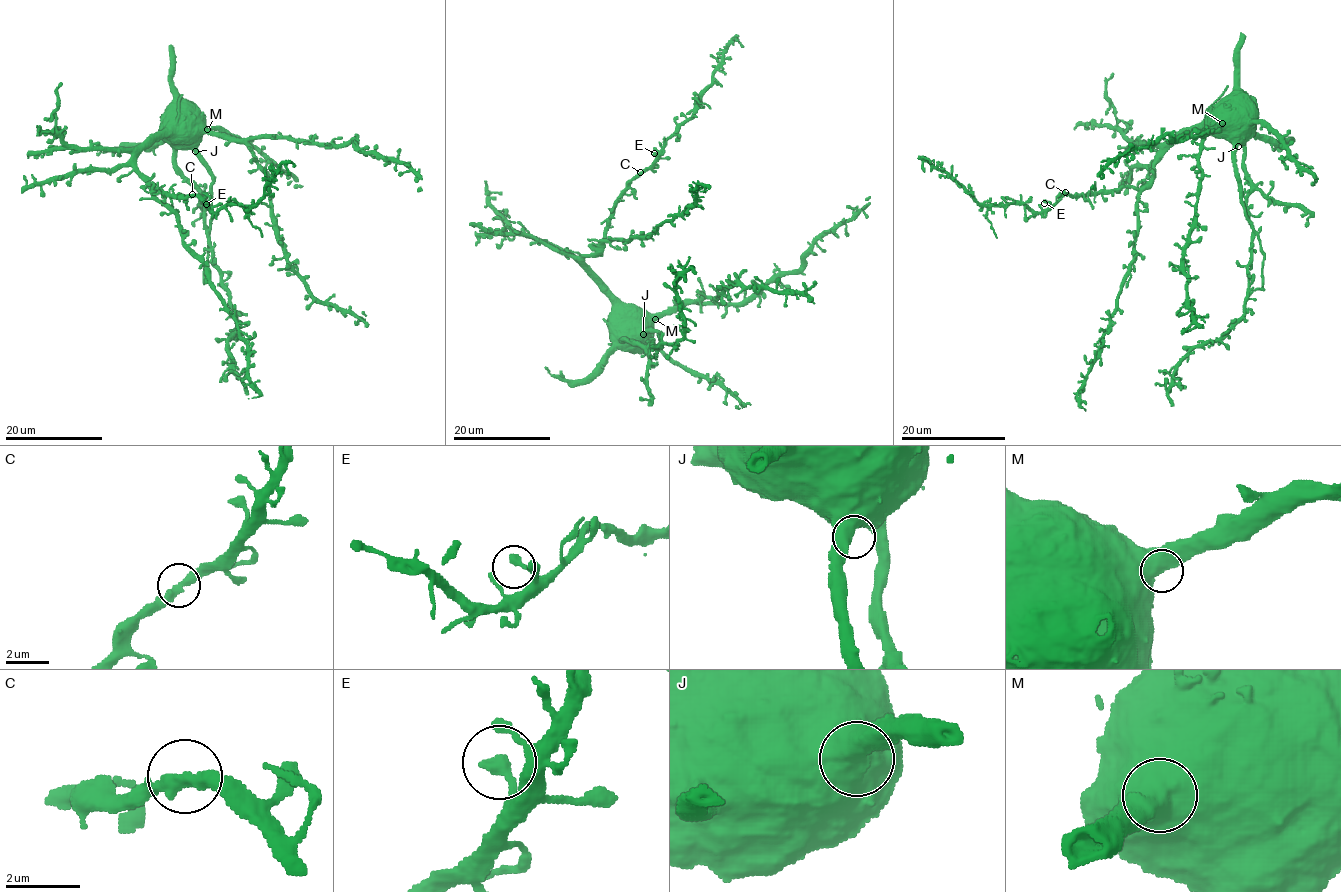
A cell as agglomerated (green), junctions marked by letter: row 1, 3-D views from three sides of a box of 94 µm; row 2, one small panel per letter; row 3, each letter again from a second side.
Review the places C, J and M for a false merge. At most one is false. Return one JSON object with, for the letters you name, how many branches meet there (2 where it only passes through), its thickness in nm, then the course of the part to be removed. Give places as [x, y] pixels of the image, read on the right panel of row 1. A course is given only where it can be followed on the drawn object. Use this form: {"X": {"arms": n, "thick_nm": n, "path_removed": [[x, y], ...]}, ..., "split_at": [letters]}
{"split_at": []}

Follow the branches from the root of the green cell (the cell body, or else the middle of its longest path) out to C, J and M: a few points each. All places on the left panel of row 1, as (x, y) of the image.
C: (156, 137), (137, 156), (138, 173), (155, 190), (184, 196), (193, 194)
J: (156, 137), (173, 135), (195, 151)
M: (156, 137), (207, 129)

